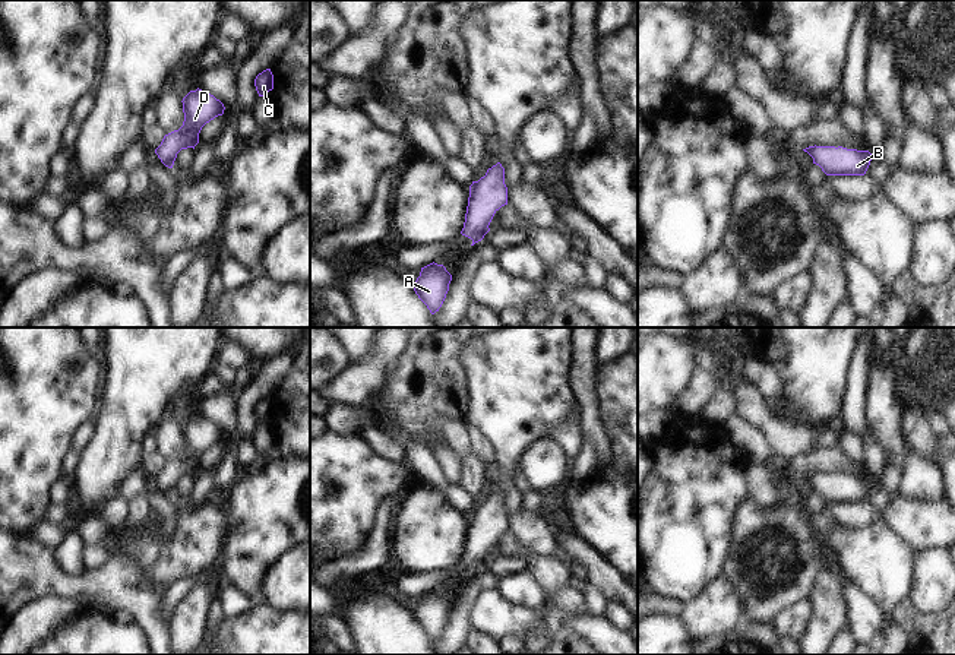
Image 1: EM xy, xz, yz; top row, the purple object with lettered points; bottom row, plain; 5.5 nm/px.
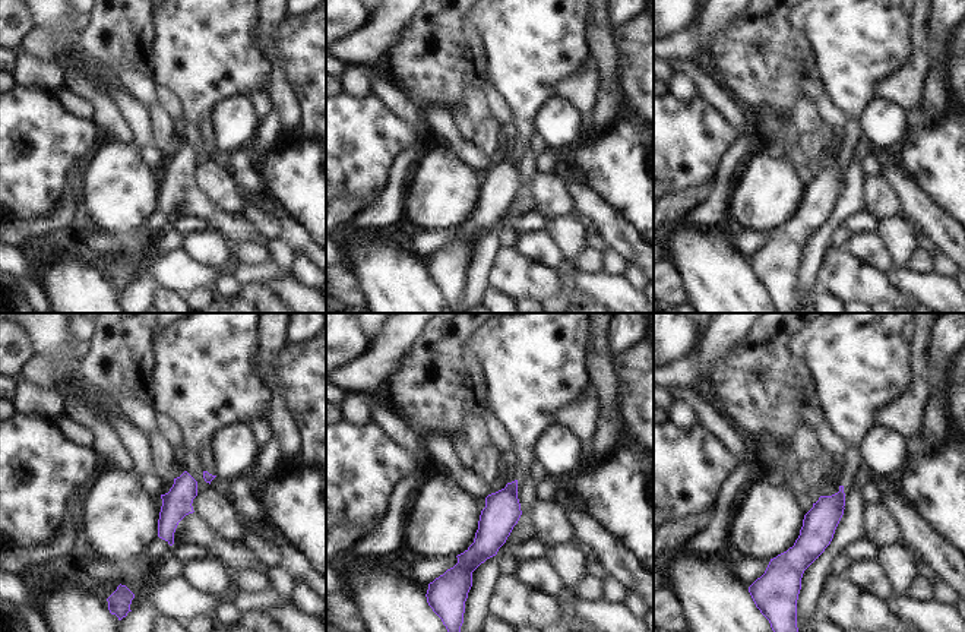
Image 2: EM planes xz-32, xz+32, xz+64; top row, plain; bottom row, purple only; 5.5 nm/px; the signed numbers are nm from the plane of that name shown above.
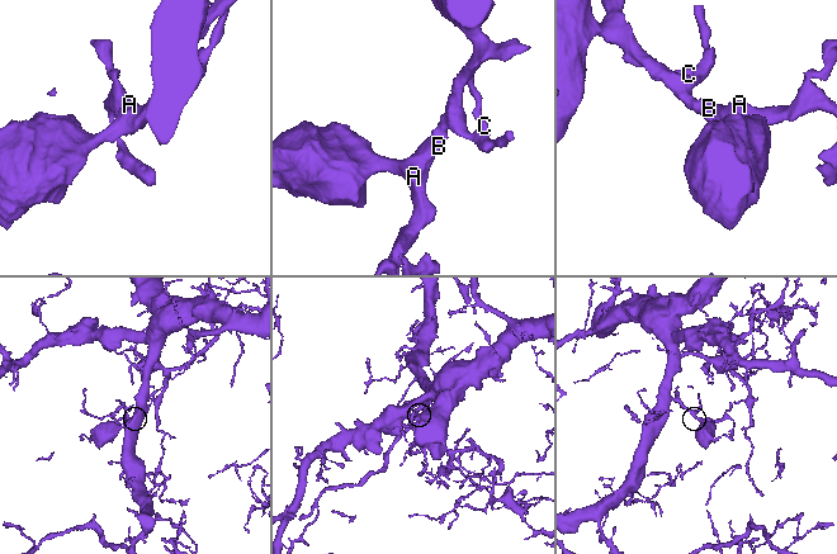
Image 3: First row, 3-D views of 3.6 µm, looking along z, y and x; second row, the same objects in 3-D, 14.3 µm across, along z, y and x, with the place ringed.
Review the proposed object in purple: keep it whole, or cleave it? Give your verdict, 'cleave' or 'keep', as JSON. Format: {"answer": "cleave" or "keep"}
{"answer": "keep"}

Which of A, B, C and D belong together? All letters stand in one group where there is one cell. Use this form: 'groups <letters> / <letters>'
groups A B C D

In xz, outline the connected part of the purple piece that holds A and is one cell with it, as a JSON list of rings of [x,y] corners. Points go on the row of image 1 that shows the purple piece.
[[[433,262],[421,268],[420,276],[412,288],[430,313],[434,314],[446,298],[450,281],[452,275],[446,268]]]

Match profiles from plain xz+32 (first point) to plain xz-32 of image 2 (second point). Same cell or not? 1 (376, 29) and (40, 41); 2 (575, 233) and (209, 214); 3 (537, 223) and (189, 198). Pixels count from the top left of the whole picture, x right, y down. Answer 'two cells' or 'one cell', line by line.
1: one cell
2: one cell
3: two cells

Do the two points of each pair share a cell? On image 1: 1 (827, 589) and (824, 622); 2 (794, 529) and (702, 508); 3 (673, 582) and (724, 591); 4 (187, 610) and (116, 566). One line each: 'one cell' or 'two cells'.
1: one cell
2: two cells
3: two cells
4: two cells

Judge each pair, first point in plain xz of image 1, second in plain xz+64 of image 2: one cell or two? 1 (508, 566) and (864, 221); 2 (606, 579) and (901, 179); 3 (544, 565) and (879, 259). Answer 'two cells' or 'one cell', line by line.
1: one cell
2: one cell
3: two cells

